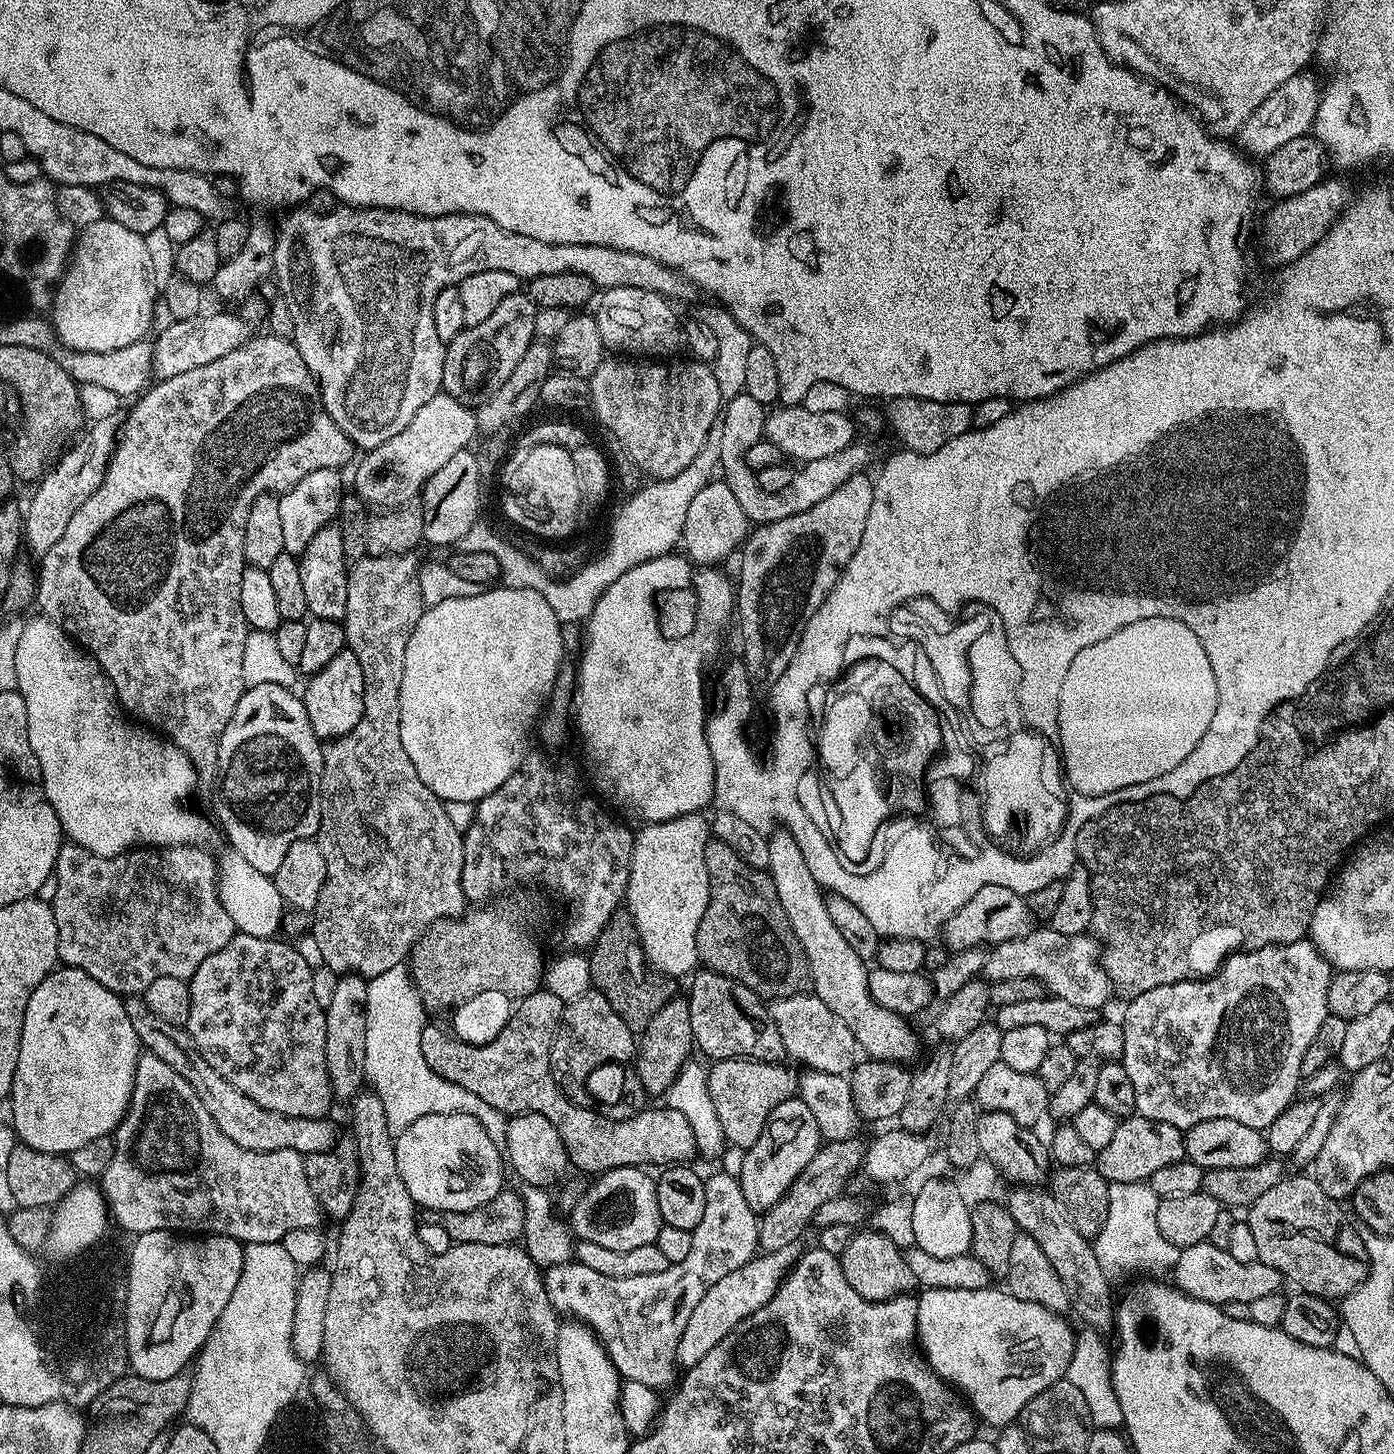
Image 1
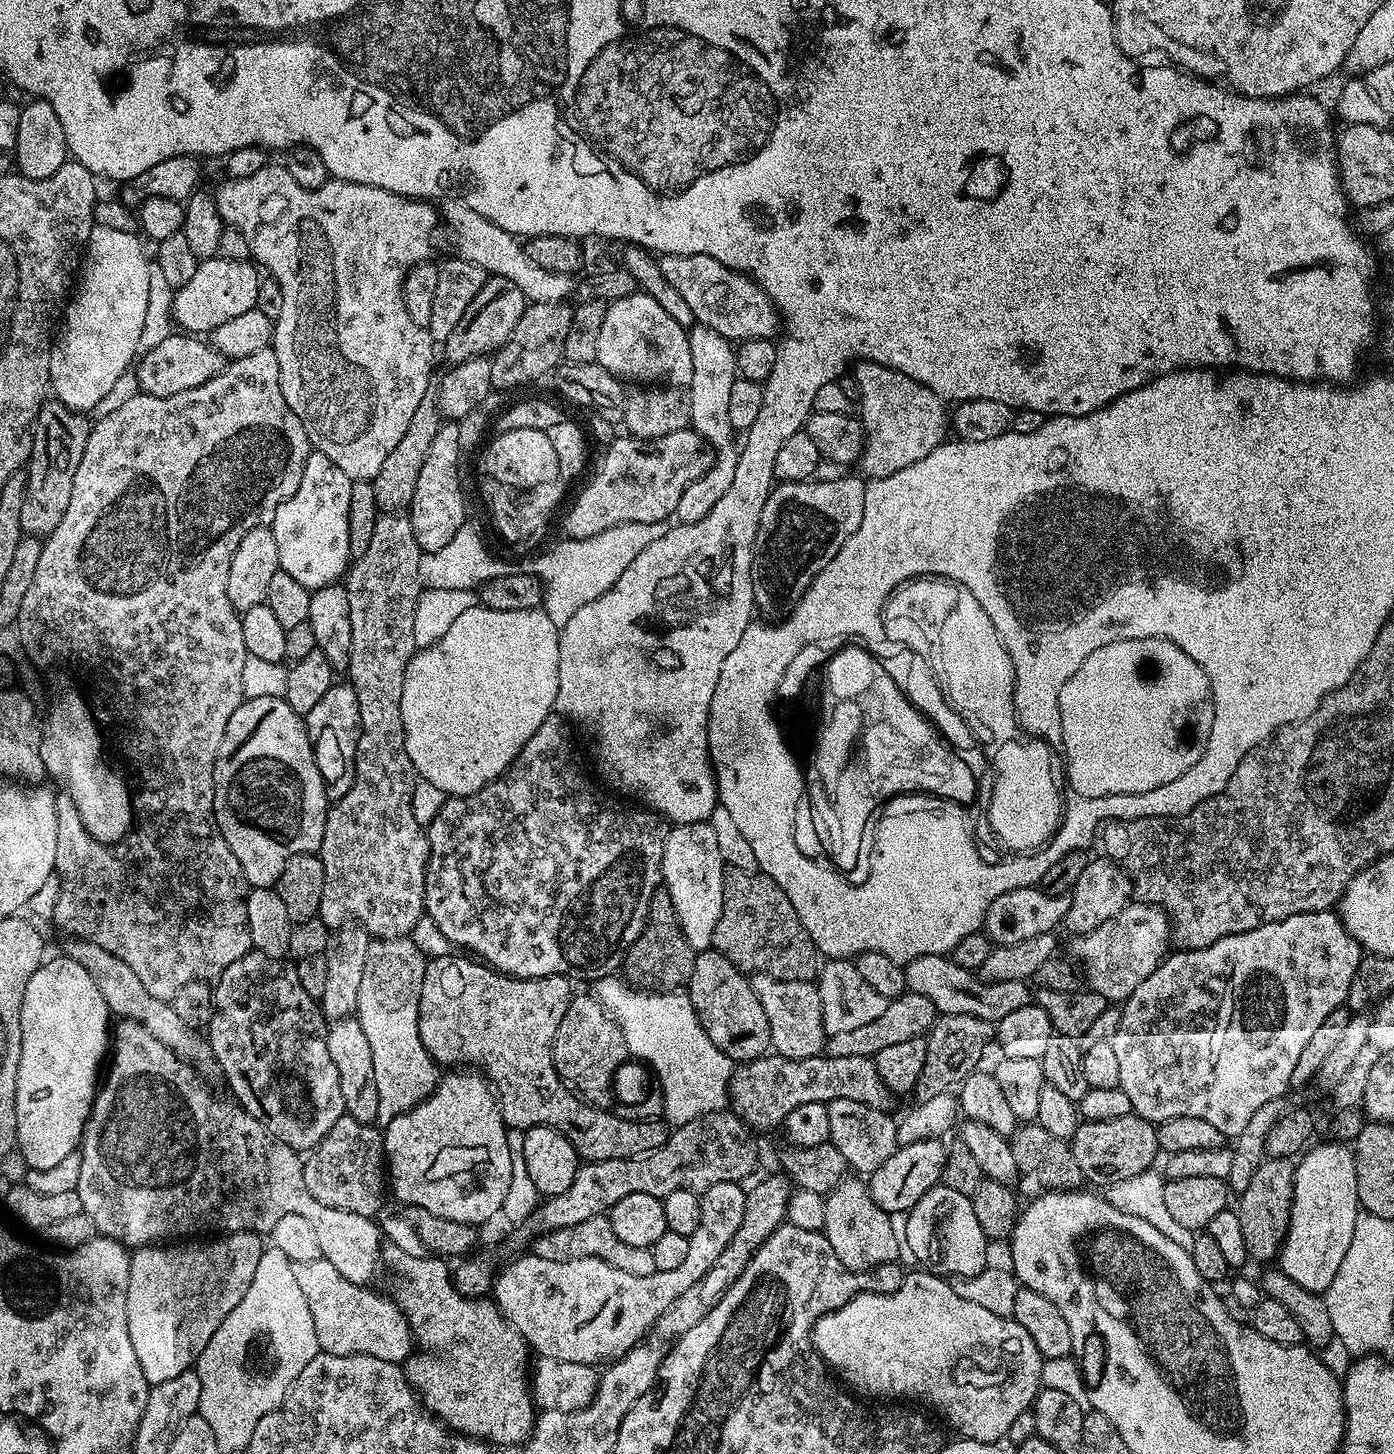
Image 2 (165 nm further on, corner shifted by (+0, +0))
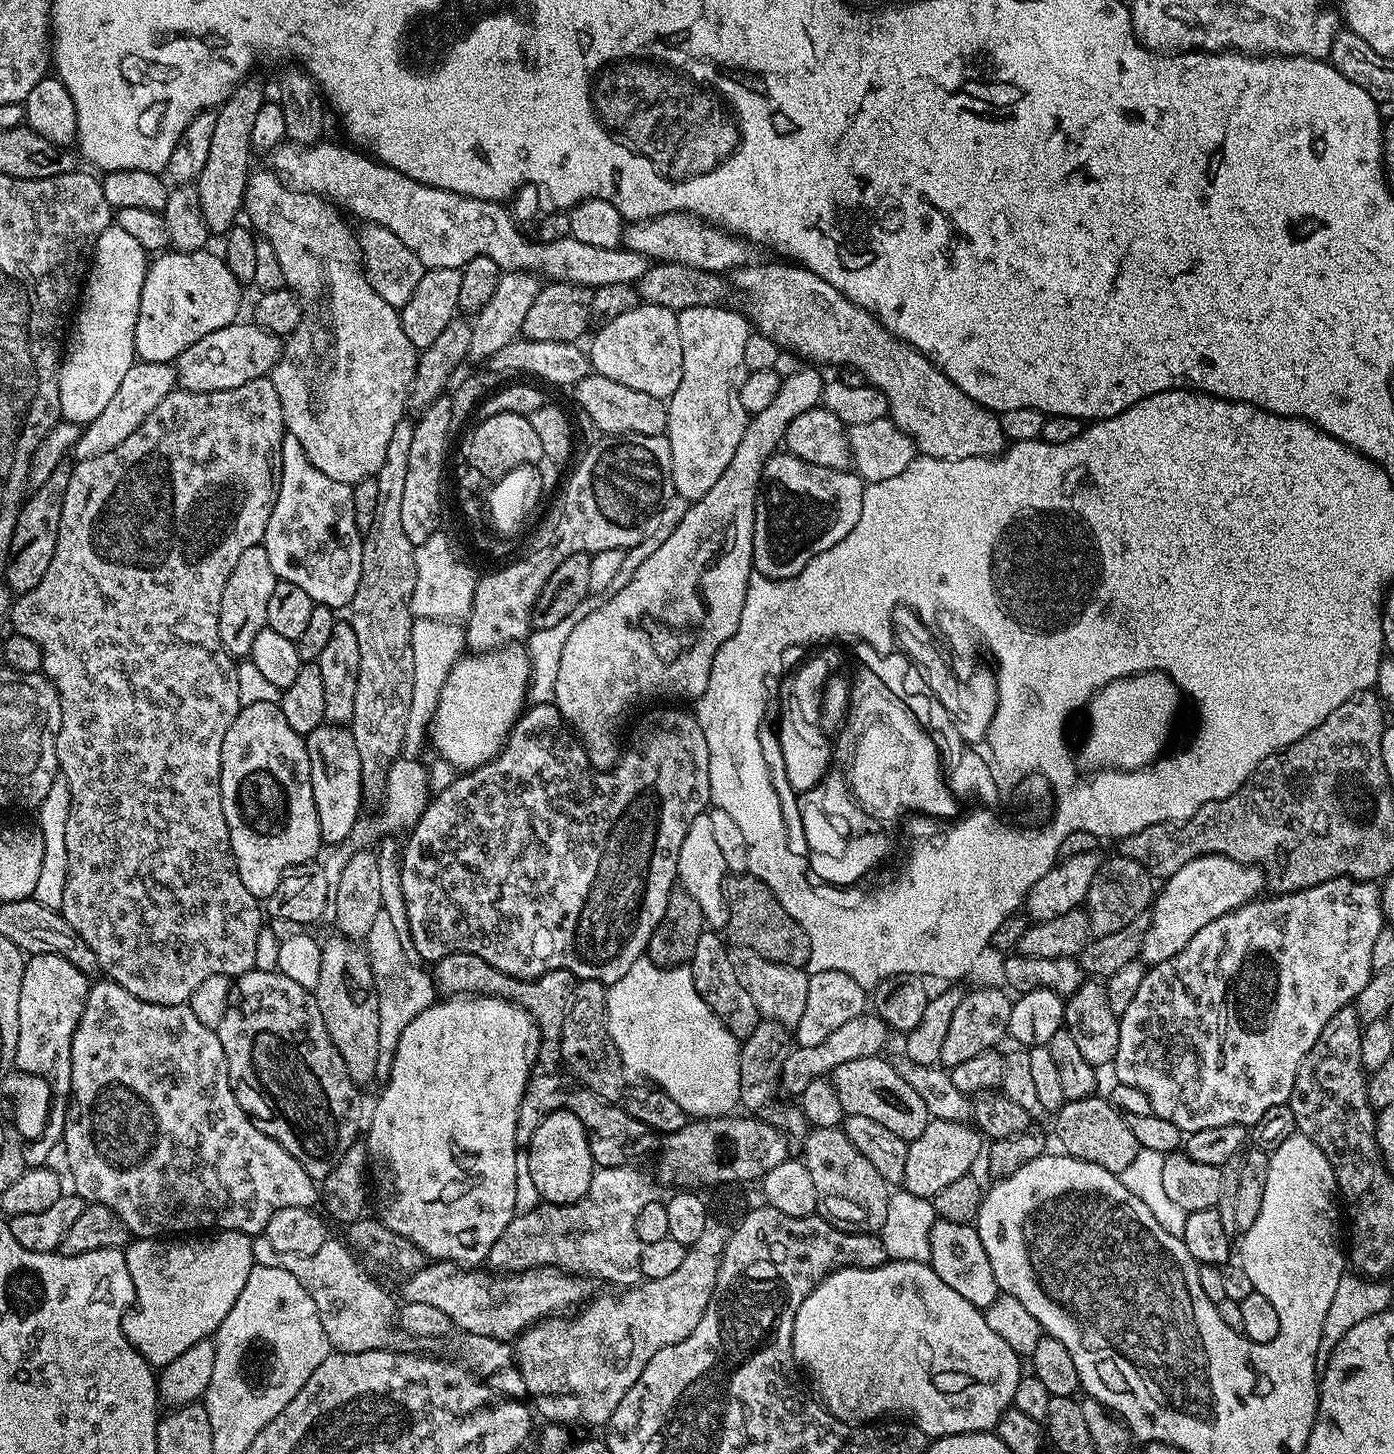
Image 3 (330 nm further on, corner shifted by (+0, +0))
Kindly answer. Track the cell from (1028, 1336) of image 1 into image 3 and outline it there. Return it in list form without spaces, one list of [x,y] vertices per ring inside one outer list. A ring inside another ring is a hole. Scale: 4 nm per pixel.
[[[889,1260],[887,1264],[873,1268],[838,1268],[834,1272],[829,1272],[812,1289],[812,1292],[802,1302],[802,1306],[798,1306],[792,1335],[792,1358],[803,1371],[804,1368],[808,1371],[815,1395],[834,1418],[847,1424],[856,1424],[857,1422],[876,1422],[881,1418],[891,1417],[888,1416],[891,1412],[897,1412],[900,1415],[897,1417],[918,1425],[929,1438],[957,1436],[967,1432],[992,1432],[998,1418],[1007,1408],[1012,1407],[1014,1390],[1018,1390],[1018,1382],[1022,1375],[1022,1369],[1020,1369],[1022,1356],[1010,1346],[1006,1346],[1004,1338],[998,1338],[998,1334],[990,1330],[990,1325],[986,1323],[981,1309],[966,1302],[966,1298],[962,1298],[958,1290],[946,1286],[946,1282],[942,1282],[942,1278],[938,1278],[938,1274],[932,1269],[931,1263],[923,1264],[905,1260]]]

